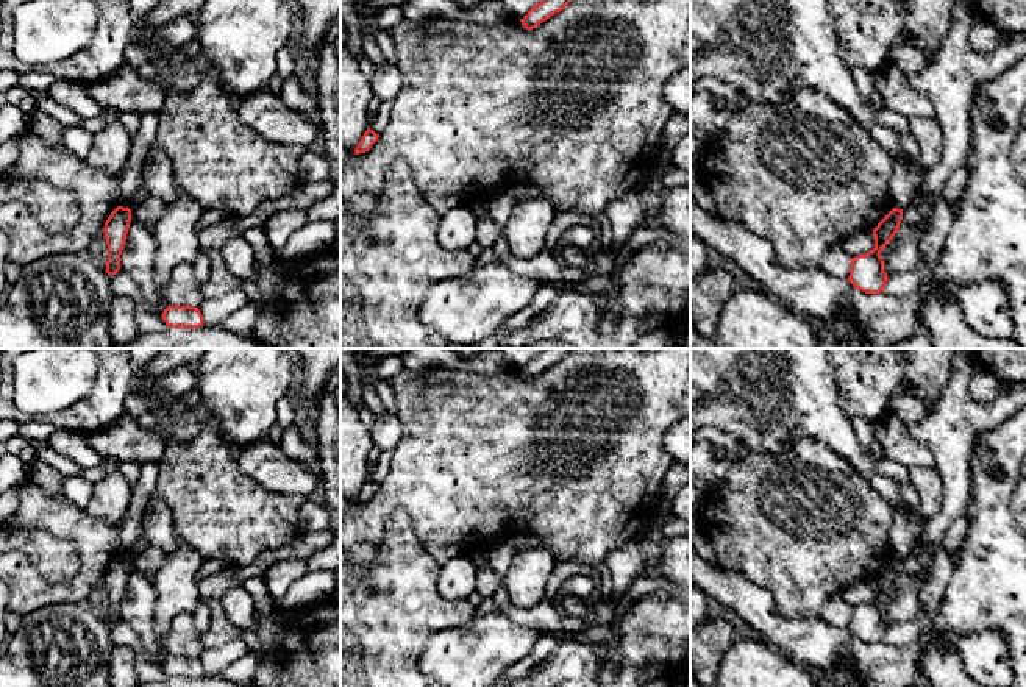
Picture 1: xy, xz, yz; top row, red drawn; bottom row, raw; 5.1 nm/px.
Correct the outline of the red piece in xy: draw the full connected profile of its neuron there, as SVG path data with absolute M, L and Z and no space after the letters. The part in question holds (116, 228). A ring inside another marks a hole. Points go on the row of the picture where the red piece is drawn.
M117 206L105 222L105 239L108 244L106 273L116 275L120 270L120 255L126 240L131 222L131 209Z

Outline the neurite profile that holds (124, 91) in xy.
M120 67L116 73L86 84L87 94L102 106L122 112L161 114L166 109L166 86L142 78L137 69Z

